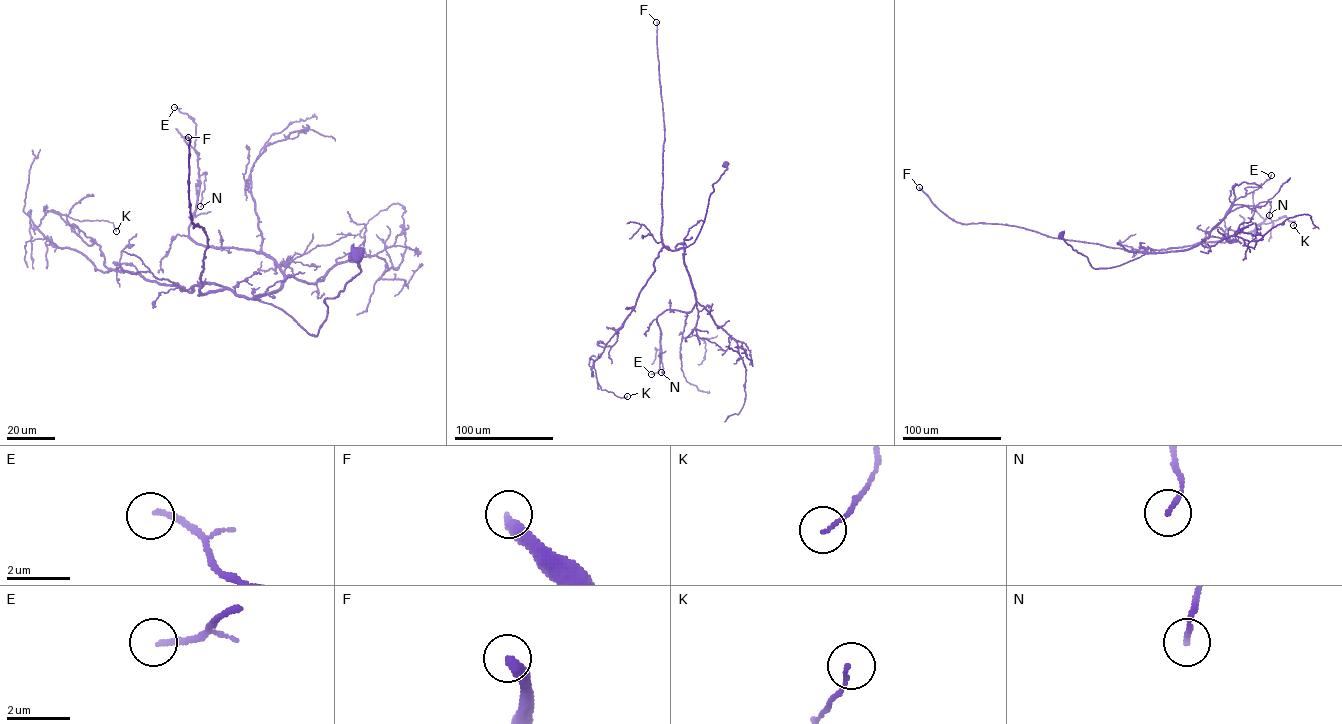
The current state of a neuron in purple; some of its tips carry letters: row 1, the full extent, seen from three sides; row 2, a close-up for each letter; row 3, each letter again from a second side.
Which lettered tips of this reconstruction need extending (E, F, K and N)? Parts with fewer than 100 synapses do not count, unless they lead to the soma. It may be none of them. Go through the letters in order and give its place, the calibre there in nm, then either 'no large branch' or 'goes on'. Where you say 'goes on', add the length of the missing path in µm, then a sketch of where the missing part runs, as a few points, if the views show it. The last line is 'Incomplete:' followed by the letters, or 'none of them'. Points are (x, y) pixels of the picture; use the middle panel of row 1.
E: place (651, 374); calibre 150 nm; no large branch
F: place (656, 22); calibre 320 nm; goes on; missing 500 µm
K: place (627, 396); calibre 100 nm; no large branch
N: place (661, 372); calibre 140 nm; no large branch
Incomplete: F

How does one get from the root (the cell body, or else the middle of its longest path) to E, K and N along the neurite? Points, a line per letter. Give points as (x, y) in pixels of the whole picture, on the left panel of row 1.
E: (358, 256), (316, 336), (255, 298), (283, 282), (272, 258), (189, 235), (195, 123), (174, 107)
K: (358, 256), (315, 336), (214, 283), (102, 272), (35, 226), (53, 209), (116, 231)
N: (358, 256), (312, 335), (255, 298), (283, 282), (272, 258), (189, 236), (205, 173), (200, 206)

